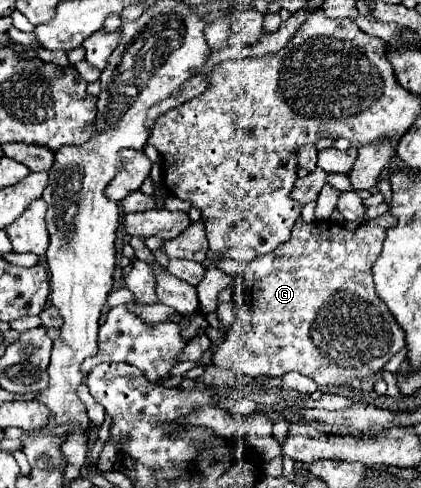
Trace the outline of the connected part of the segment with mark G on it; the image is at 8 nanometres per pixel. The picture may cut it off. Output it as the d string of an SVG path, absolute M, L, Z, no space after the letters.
M389 211L377 219L361 223L353 231L335 221L305 223L299 217L293 225L289 241L279 245L269 255L257 257L245 267L245 289L241 297L235 297L237 317L227 333L227 339L217 347L213 363L249 377L281 377L287 371L299 371L317 385L327 387L377 373L395 353L405 347L405 333L401 327L397 327L391 311L375 293L371 273L371 267L381 253L385 231L395 223L397 219Z

